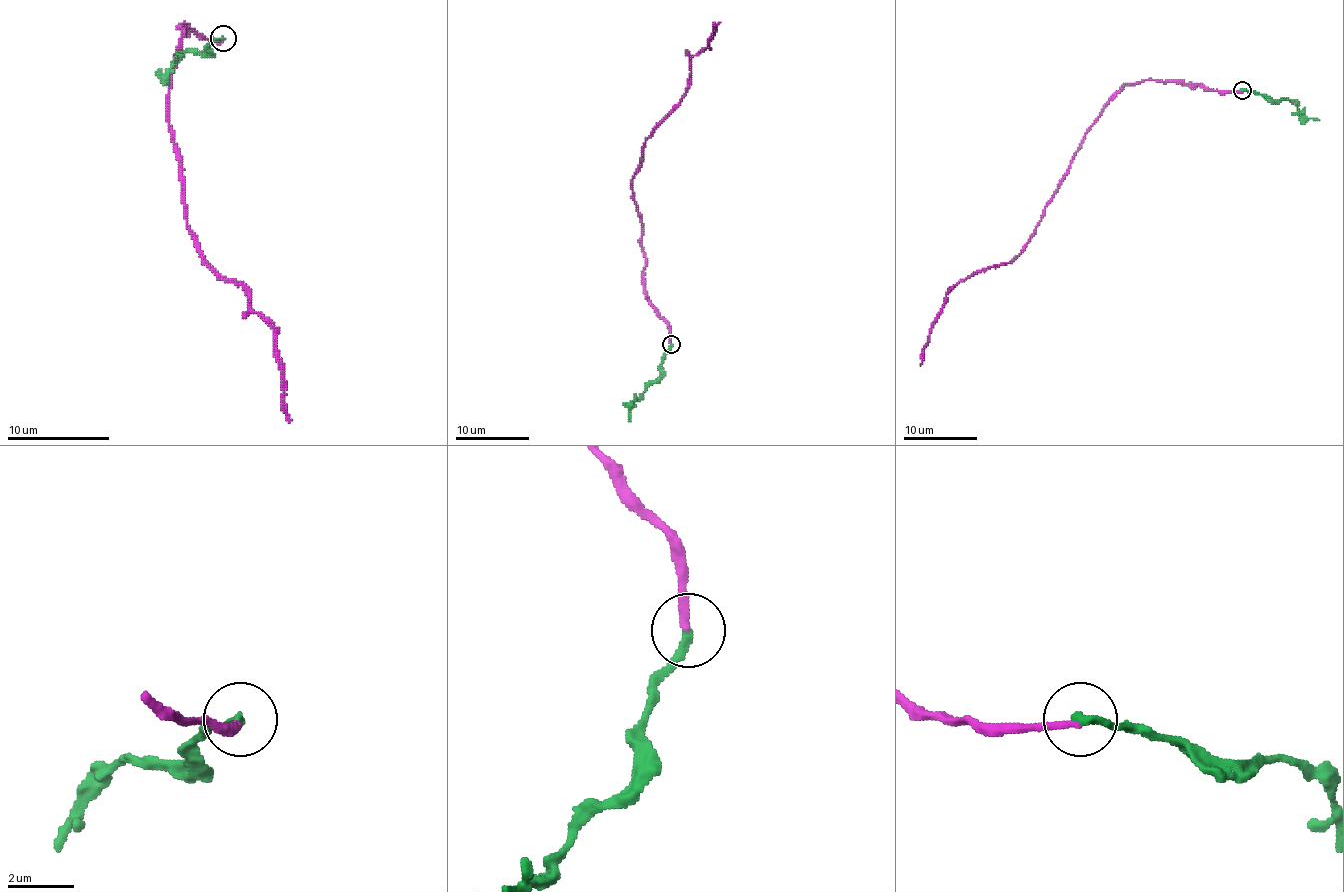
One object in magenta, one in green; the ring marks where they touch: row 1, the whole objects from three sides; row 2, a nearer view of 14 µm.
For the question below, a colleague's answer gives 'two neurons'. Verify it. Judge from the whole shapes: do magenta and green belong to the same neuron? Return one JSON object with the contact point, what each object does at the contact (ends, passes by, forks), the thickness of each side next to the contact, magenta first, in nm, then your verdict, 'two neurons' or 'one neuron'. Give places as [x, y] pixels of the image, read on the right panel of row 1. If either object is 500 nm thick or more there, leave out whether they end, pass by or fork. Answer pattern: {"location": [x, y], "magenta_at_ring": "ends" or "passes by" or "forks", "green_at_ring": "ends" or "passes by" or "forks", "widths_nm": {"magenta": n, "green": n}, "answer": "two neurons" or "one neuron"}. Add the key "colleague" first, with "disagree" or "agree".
{"colleague": "agree", "location": [1242, 90], "magenta_at_ring": "ends", "green_at_ring": "ends", "widths_nm": {"magenta": 240, "green": 280}, "answer": "two neurons"}

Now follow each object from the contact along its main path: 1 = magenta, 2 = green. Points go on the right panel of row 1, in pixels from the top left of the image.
1: (1242, 91), (1145, 80), (1127, 83), (1090, 127), (1026, 246), (1008, 263), (957, 283), (944, 299), (920, 365)
2: (1242, 91), (1273, 100), (1290, 100), (1304, 116), (1319, 120)

